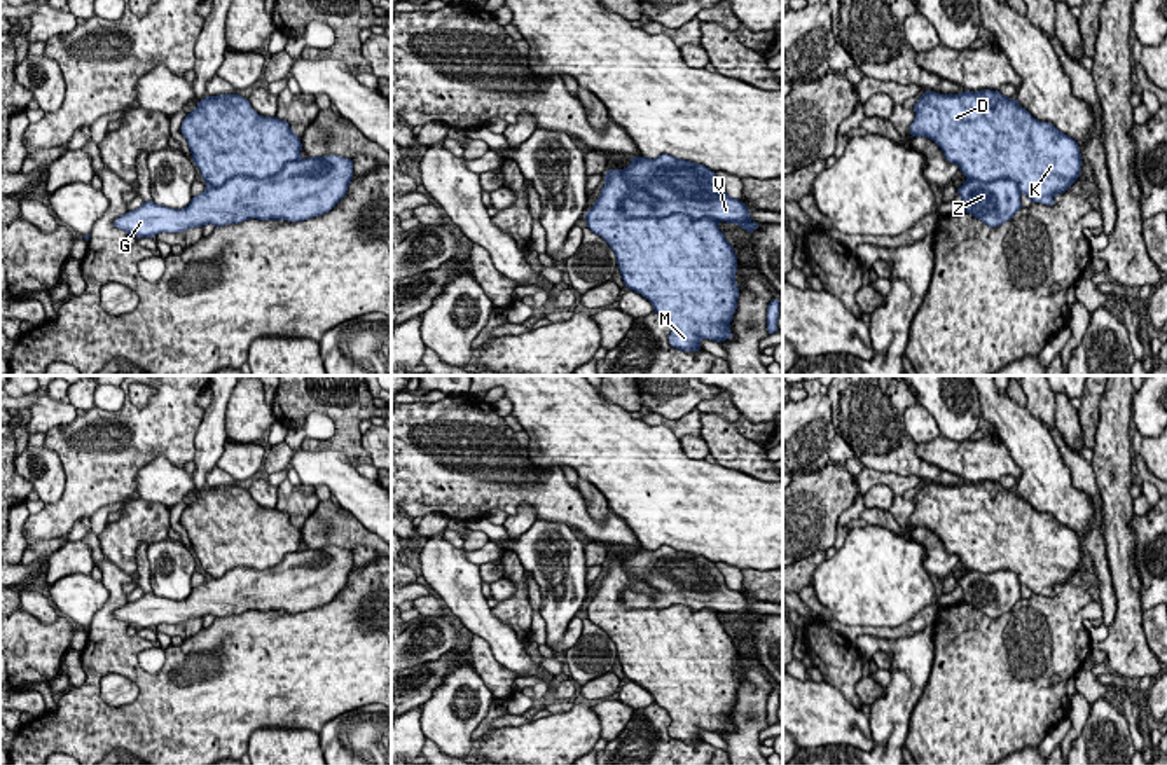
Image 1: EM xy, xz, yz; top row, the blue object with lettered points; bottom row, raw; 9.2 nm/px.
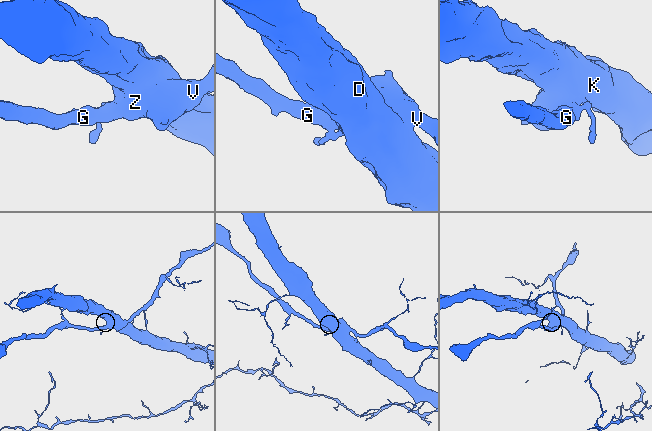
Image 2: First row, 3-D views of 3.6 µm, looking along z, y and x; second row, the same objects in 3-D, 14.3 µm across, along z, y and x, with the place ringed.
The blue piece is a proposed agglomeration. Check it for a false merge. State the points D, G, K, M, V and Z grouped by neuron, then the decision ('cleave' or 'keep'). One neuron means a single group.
D K M / G V Z | cleave

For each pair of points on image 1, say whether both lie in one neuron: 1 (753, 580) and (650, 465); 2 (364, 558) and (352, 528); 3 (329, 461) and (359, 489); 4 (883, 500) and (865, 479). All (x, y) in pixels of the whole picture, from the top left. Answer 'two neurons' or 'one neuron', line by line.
1: two neurons
2: two neurons
3: one neuron
4: two neurons

